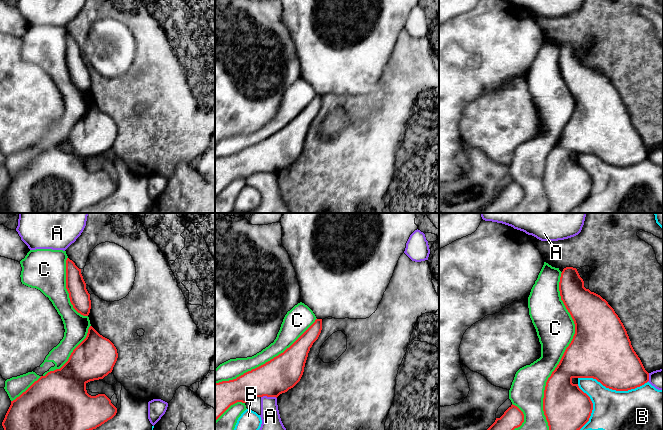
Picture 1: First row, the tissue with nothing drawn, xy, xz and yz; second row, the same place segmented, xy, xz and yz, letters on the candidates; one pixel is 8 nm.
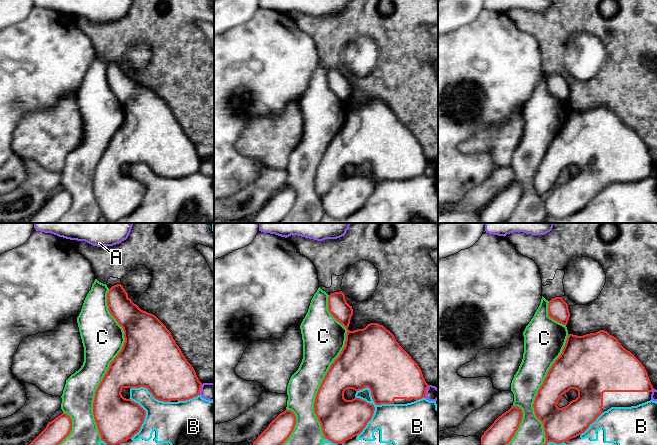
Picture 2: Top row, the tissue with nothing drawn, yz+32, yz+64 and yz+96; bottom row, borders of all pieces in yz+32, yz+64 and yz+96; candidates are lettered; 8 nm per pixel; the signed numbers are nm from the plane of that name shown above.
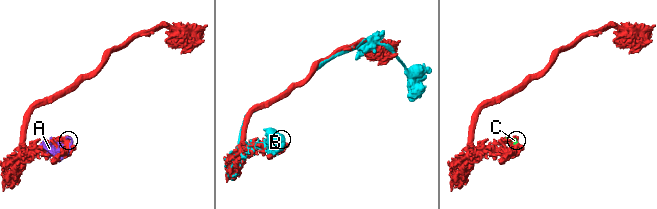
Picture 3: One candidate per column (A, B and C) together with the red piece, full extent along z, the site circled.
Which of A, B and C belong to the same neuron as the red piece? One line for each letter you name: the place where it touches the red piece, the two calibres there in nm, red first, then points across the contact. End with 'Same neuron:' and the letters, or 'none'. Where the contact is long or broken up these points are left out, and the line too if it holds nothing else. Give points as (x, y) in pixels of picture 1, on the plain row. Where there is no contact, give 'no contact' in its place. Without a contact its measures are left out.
Same neuron: none

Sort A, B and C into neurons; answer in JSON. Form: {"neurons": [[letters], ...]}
{"neurons": [["A"], ["B"], ["C"]]}

